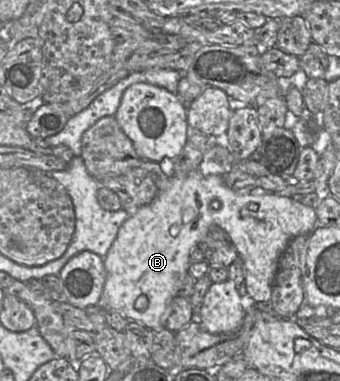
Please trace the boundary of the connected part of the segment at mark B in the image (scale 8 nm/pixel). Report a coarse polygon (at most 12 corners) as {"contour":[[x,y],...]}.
{"contour":[[167,176],[103,258],[98,306],[152,331],[214,225],[269,304],[283,252],[315,208]]}

